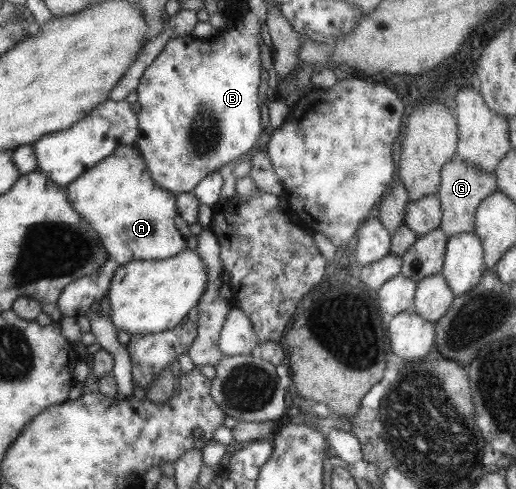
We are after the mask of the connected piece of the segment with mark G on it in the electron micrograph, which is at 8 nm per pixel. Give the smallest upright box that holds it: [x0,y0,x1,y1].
[436,158,497,239]

